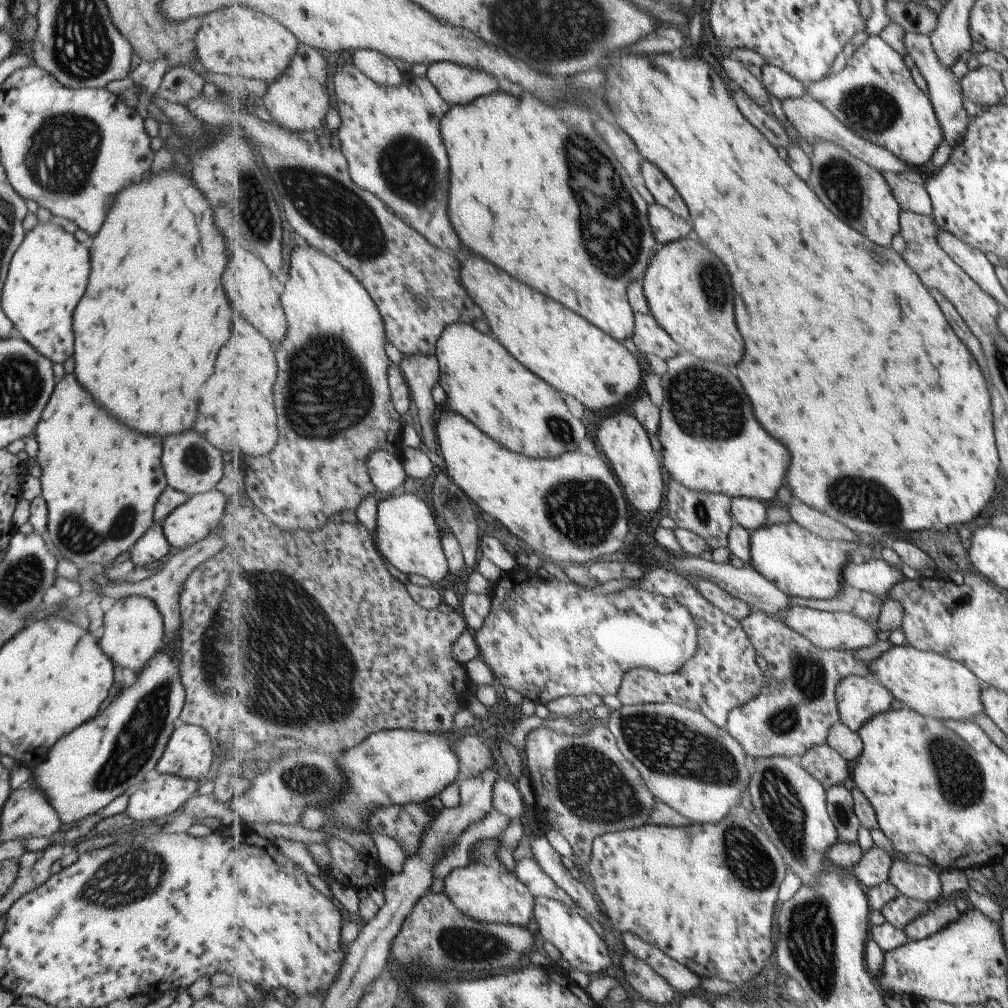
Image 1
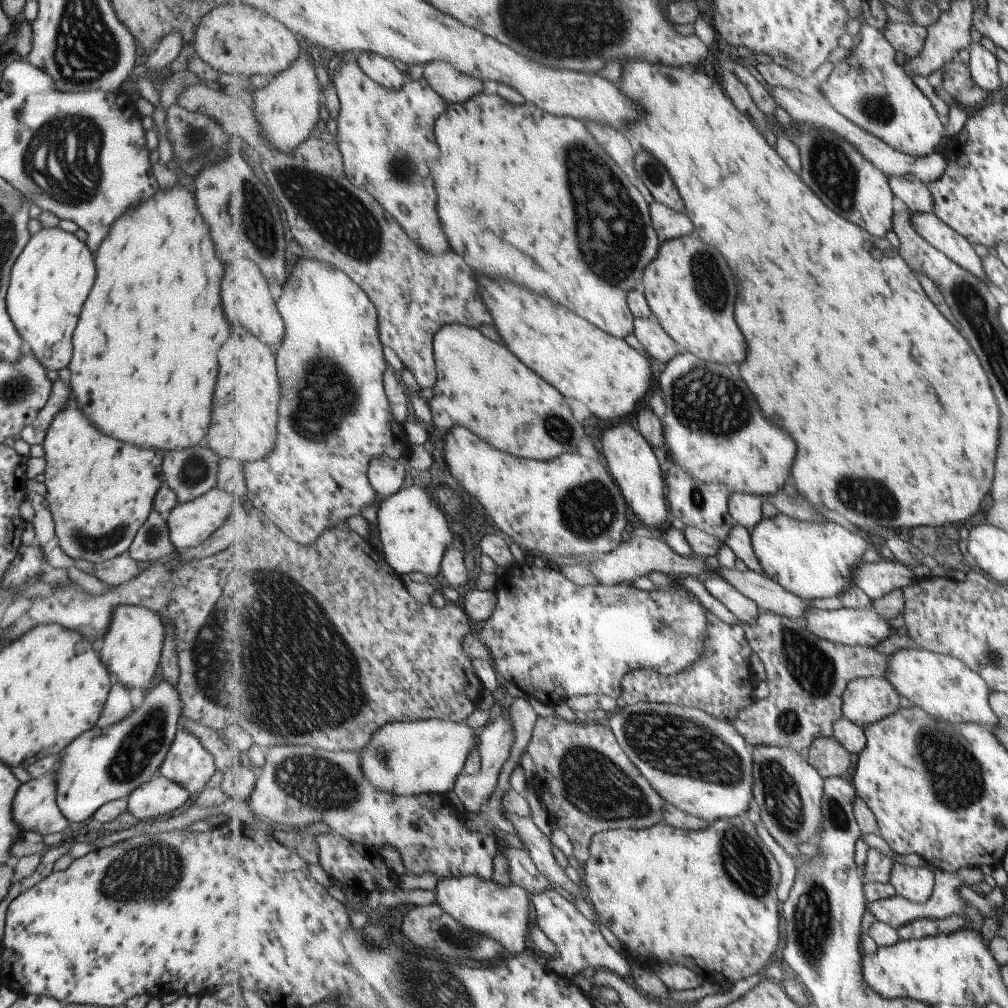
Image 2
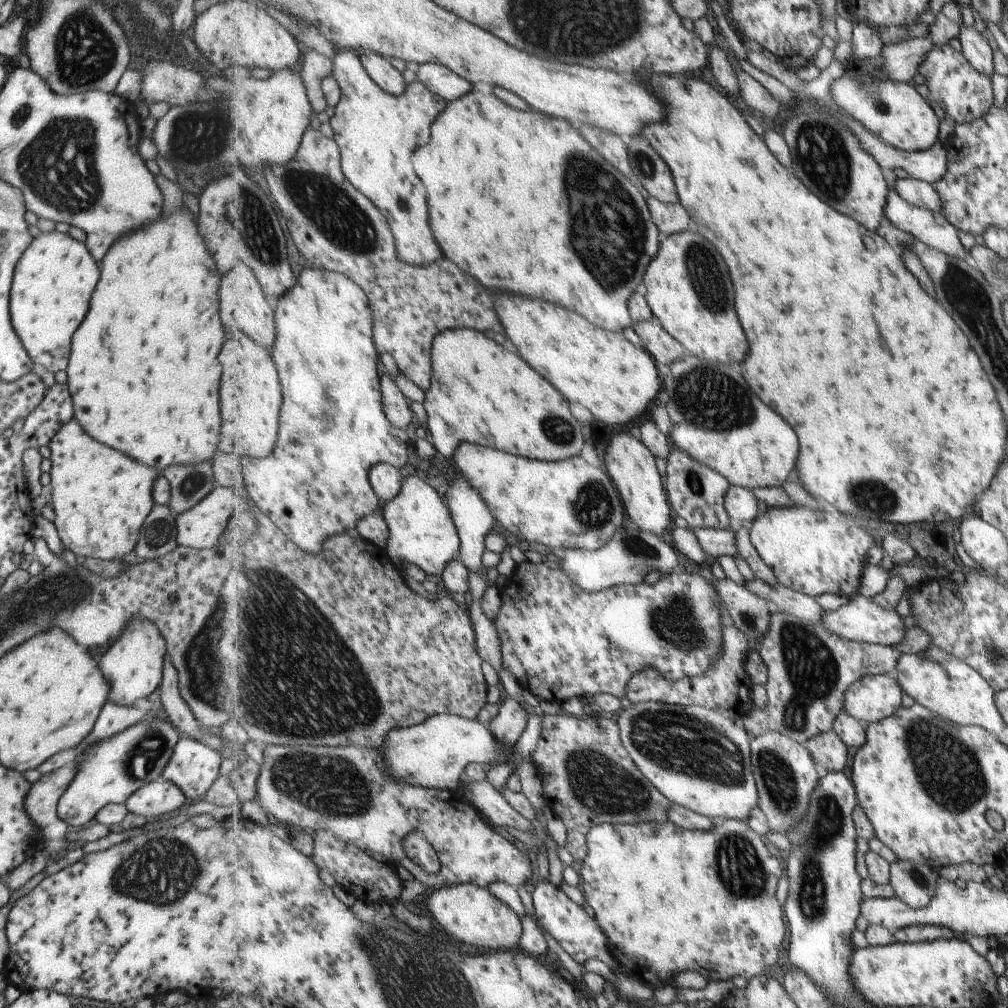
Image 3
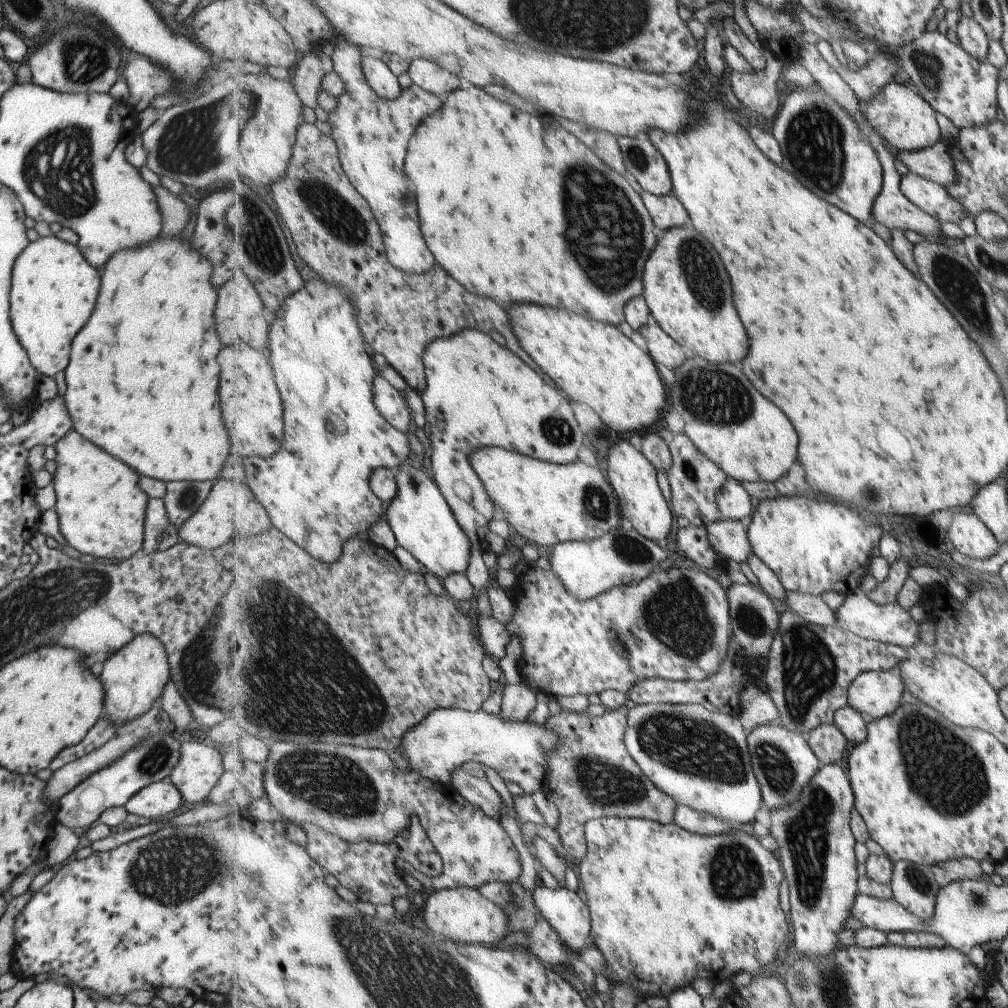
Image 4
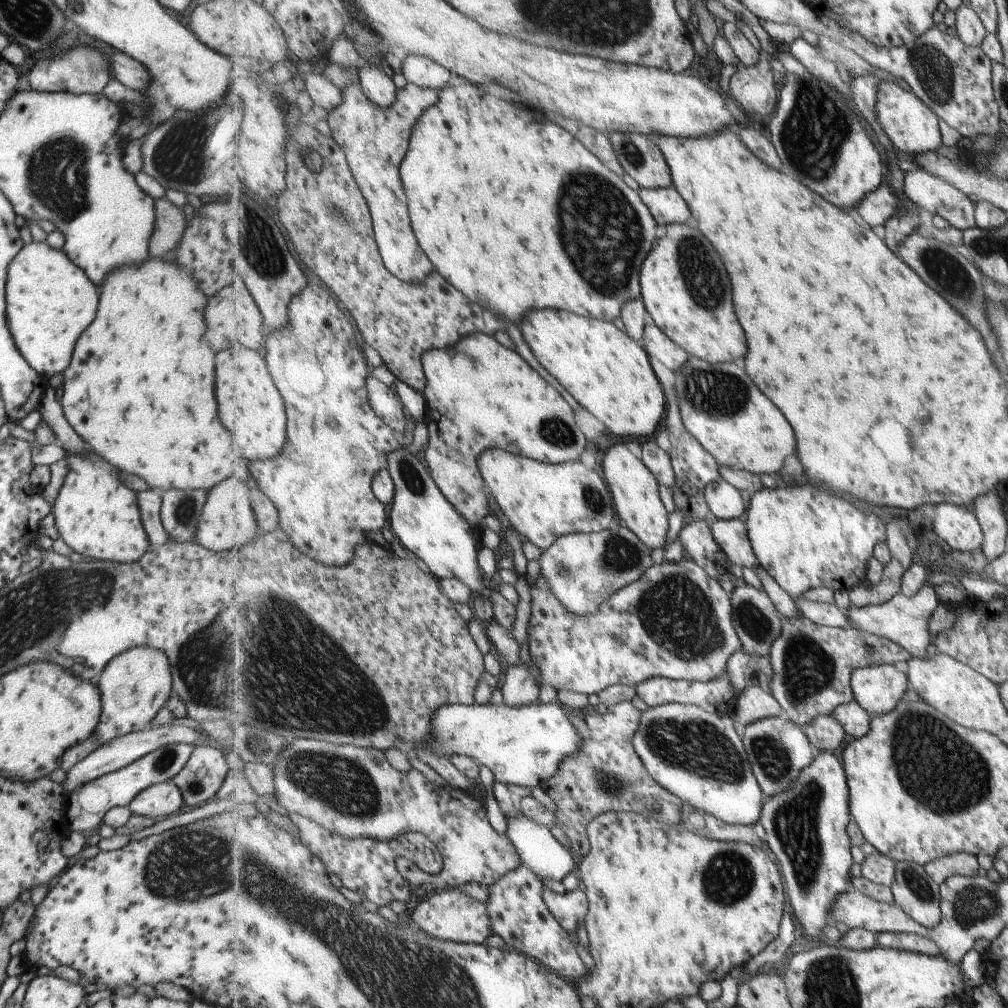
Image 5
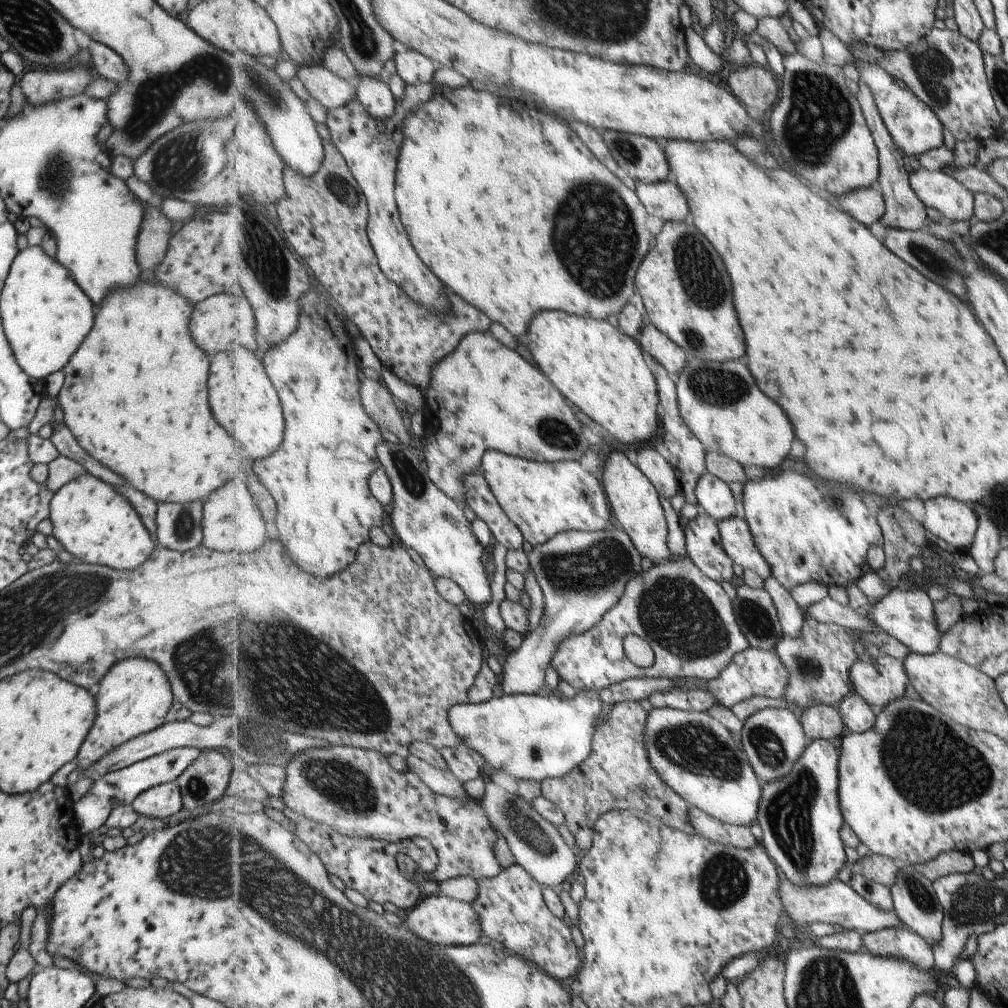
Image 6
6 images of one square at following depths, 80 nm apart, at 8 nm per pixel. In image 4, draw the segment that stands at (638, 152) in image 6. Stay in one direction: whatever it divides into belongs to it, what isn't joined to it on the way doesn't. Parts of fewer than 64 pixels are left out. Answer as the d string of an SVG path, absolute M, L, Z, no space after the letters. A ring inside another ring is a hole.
M645 132L633 138L619 137L619 144L628 172L644 191L657 196L667 196L674 192L670 166Z

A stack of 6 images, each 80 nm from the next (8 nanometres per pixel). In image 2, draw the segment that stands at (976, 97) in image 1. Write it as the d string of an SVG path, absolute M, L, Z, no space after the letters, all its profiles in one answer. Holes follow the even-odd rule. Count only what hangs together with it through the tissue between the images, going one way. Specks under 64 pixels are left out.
M972 41L967 48L969 53L968 73L971 82L983 89L987 94L1000 88L998 77L998 64L995 57L987 52L981 44Z

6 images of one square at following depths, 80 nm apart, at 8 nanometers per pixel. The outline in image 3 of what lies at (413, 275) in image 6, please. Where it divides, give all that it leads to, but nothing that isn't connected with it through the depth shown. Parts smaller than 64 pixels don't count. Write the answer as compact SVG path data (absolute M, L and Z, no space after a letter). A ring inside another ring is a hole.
M352 49L339 50L333 59L332 76L339 84L341 99L330 123L335 140L343 153L343 172L351 184L363 194L367 194L367 198L370 198L389 219L396 236L400 259L409 265L430 265L439 260L439 256L443 256L443 250L439 248L439 242L429 224L427 188L421 182L411 158L415 154L415 148L423 146L423 142L429 142L431 124L447 108L448 101L431 92L419 79L410 82L405 92L400 95L383 90L363 66L360 52L354 52Z

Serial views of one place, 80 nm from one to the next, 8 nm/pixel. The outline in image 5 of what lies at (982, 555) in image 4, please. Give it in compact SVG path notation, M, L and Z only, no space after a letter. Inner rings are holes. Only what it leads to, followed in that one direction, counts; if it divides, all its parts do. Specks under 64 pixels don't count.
M939 504L935 506L935 517L932 527L941 541L947 543L951 549L961 552L975 552L982 549L984 539L982 527L963 506Z

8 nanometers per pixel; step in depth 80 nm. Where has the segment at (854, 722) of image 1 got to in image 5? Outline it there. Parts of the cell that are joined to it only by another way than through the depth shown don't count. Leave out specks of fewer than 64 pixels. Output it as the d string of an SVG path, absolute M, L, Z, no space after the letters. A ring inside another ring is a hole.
M895 664L857 669L852 678L854 700L871 716L883 716L895 710L905 692L905 676L895 670Z

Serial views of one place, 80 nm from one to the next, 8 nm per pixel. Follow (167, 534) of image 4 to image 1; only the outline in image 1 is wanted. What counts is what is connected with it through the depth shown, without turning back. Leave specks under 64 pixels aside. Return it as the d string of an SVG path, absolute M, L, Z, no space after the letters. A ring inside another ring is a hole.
M152 522L152 525L134 542L129 560L137 568L159 566L171 552L171 547L163 538L160 524Z

